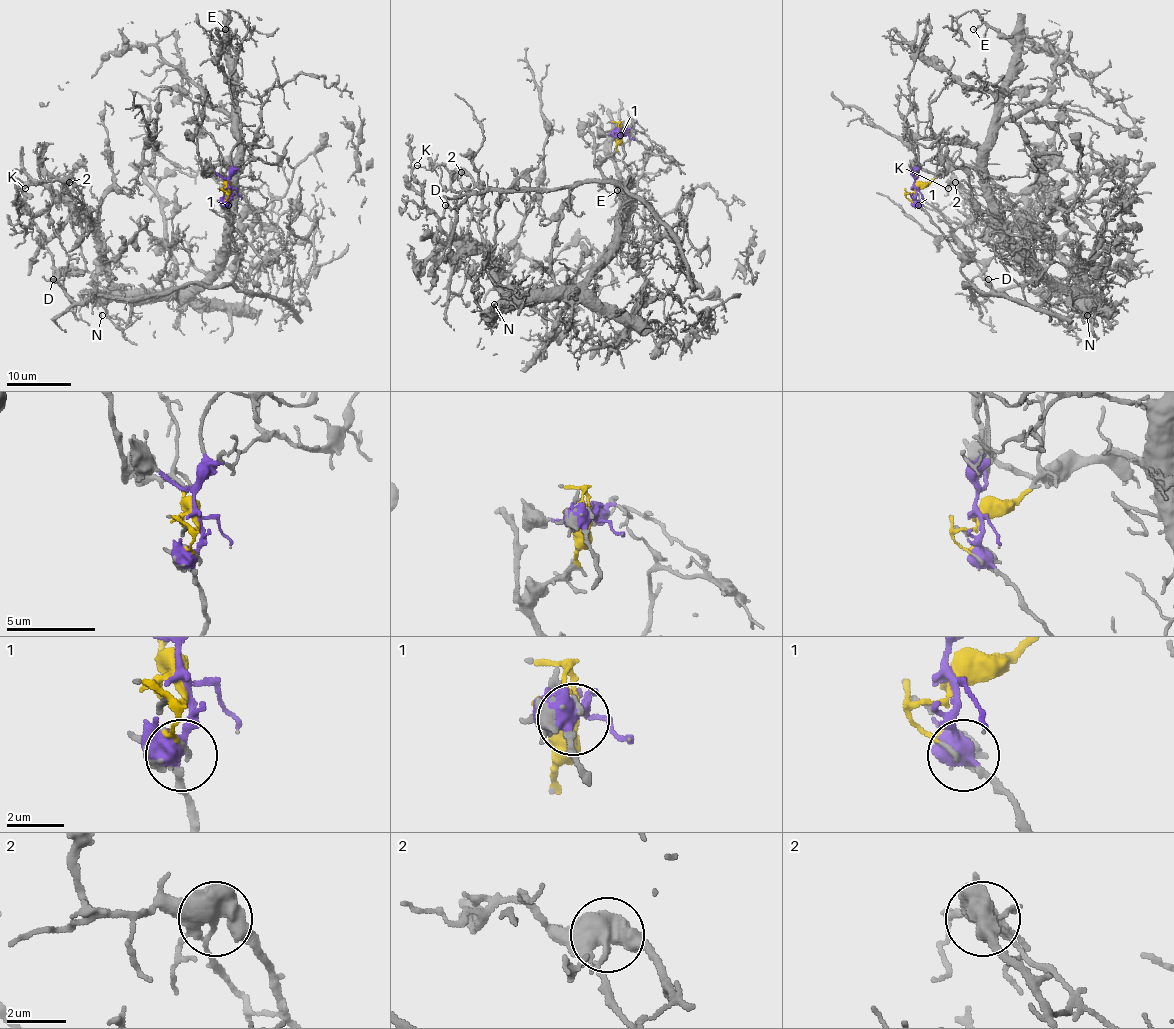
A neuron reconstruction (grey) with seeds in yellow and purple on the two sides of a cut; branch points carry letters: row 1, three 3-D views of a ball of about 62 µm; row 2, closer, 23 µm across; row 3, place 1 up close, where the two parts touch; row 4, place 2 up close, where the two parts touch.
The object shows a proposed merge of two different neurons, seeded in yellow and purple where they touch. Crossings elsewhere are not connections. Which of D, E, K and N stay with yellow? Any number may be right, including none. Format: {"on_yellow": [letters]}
{"on_yellow": ["E", "K", "N"]}

